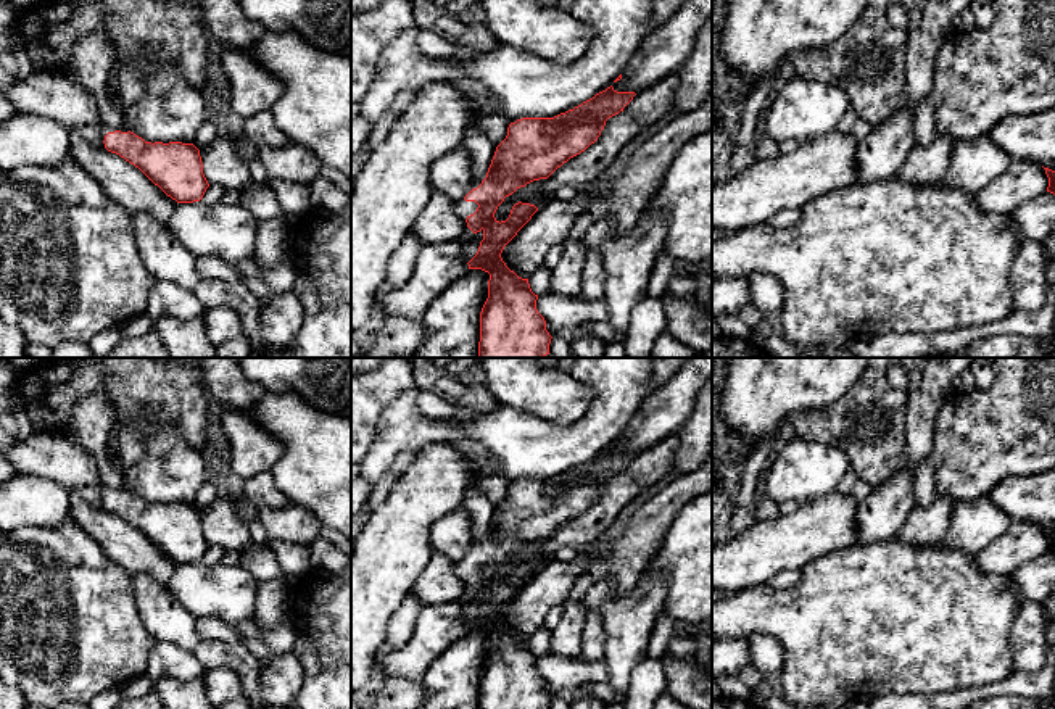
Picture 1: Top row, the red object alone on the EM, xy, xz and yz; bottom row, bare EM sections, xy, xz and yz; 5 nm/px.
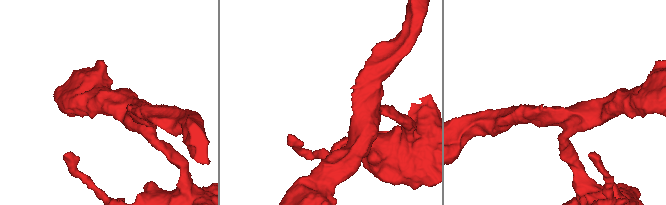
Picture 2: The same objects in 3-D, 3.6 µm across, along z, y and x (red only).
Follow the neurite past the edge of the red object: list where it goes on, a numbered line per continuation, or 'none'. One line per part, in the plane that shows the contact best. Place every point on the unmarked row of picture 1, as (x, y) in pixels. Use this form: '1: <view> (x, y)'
1: xz (463, 569)

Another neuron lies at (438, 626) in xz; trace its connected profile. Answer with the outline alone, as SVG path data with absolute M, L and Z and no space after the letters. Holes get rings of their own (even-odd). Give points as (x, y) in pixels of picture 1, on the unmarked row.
M459 601L422 606L409 640L379 654L375 680L399 677L422 682L428 667L469 632L459 614Z

